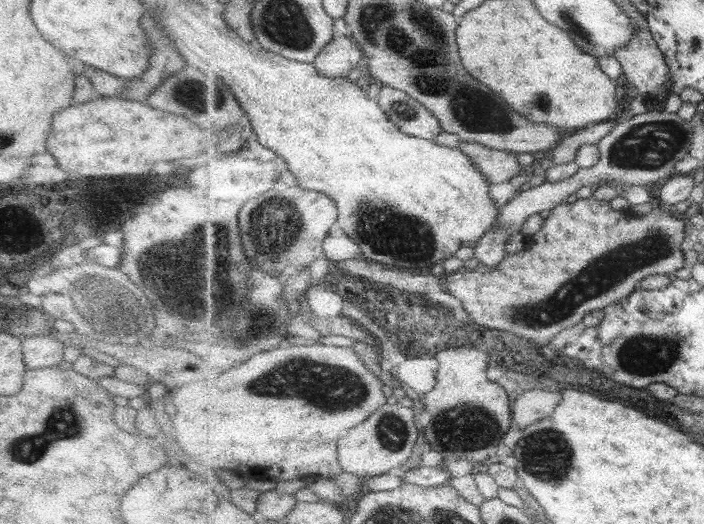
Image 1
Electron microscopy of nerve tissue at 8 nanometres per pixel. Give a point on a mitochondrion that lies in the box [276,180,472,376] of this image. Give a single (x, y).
(420, 246)

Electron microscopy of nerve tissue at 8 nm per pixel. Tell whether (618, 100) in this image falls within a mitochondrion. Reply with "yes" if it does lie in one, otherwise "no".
no

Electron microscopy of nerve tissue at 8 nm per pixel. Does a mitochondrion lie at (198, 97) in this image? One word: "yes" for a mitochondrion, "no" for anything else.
yes

